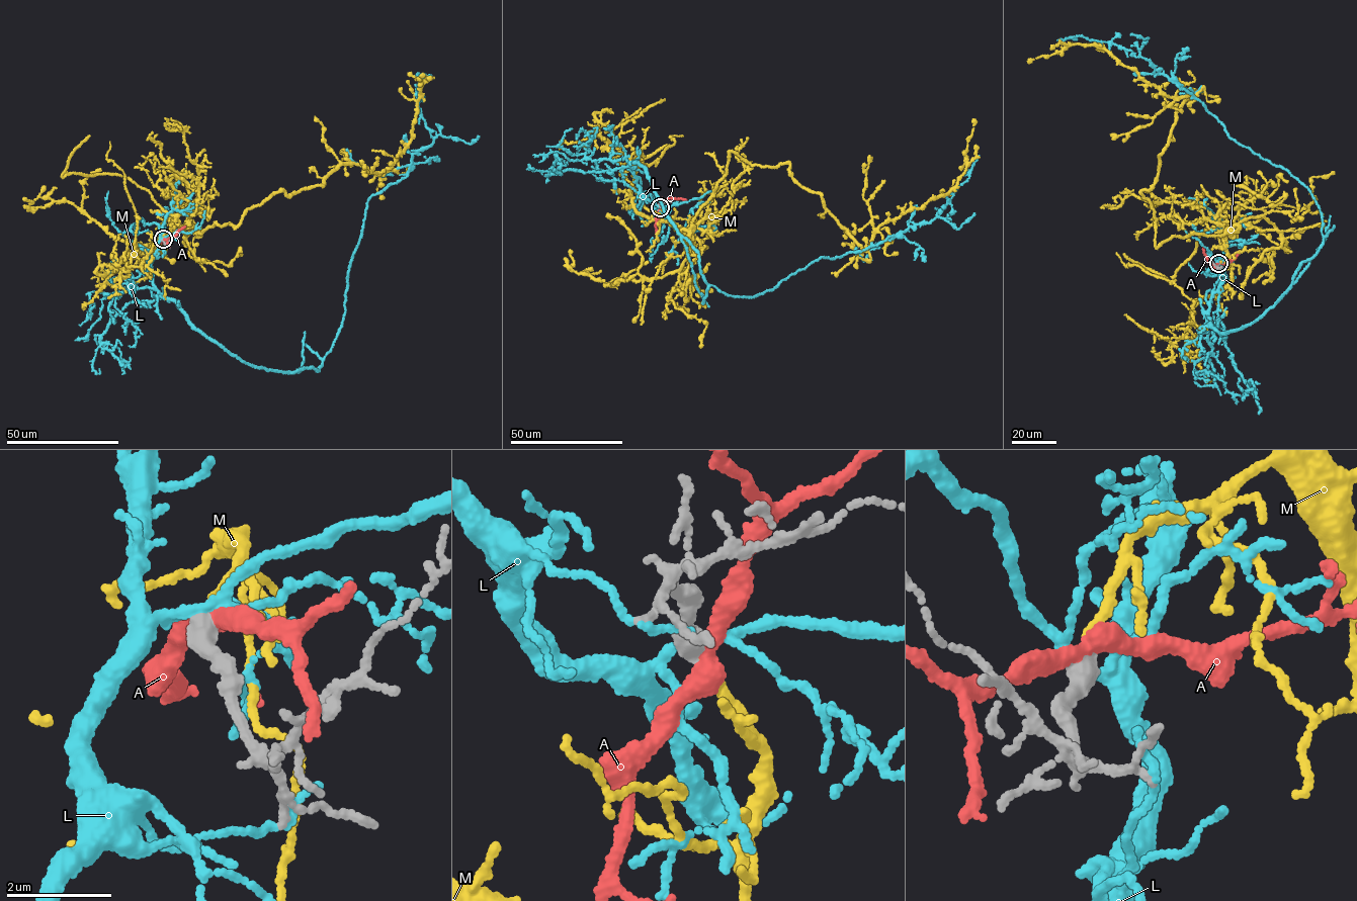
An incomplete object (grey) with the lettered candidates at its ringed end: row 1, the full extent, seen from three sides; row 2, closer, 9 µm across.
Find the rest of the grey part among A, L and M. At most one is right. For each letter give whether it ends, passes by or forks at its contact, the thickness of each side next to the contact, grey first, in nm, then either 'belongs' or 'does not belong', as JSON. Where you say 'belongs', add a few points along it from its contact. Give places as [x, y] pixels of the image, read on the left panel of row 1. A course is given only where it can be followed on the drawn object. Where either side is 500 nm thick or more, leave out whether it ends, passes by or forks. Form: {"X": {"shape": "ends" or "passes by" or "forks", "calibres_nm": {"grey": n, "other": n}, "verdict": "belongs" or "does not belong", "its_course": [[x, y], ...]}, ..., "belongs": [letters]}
{"A": {"shape": "passes by", "calibres_nm": {"grey": 440, "other": 360}, "verdict": "does not belong"}, "L": {"shape": "forks", "calibres_nm": {"grey": 440, "other": 150}, "verdict": "does not belong"}, "M": {"shape": "ends", "calibres_nm": {"grey": 400, "other": 180}, "verdict": "belongs", "its_course": [[163, 239], [176, 219], [234, 229], [342, 164], [382, 174], [410, 141], [422, 75]]}, "belongs": ["M"]}

